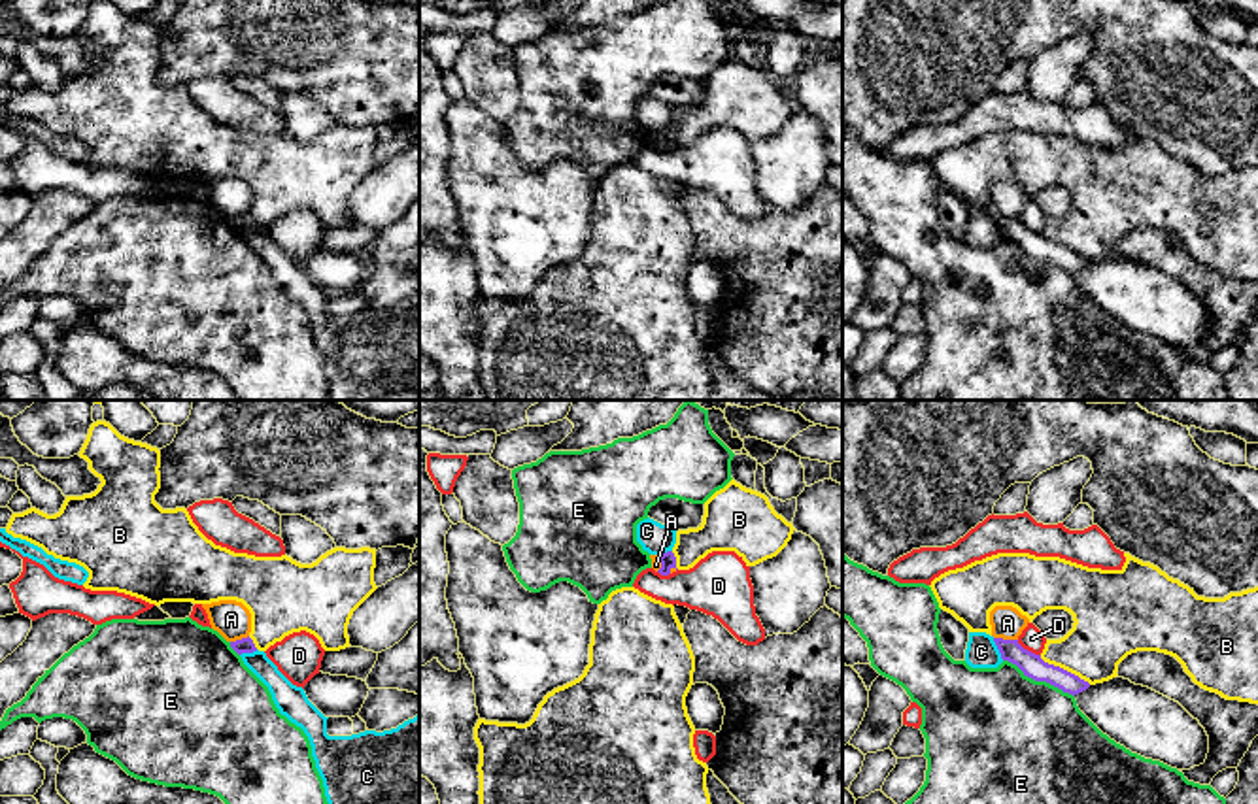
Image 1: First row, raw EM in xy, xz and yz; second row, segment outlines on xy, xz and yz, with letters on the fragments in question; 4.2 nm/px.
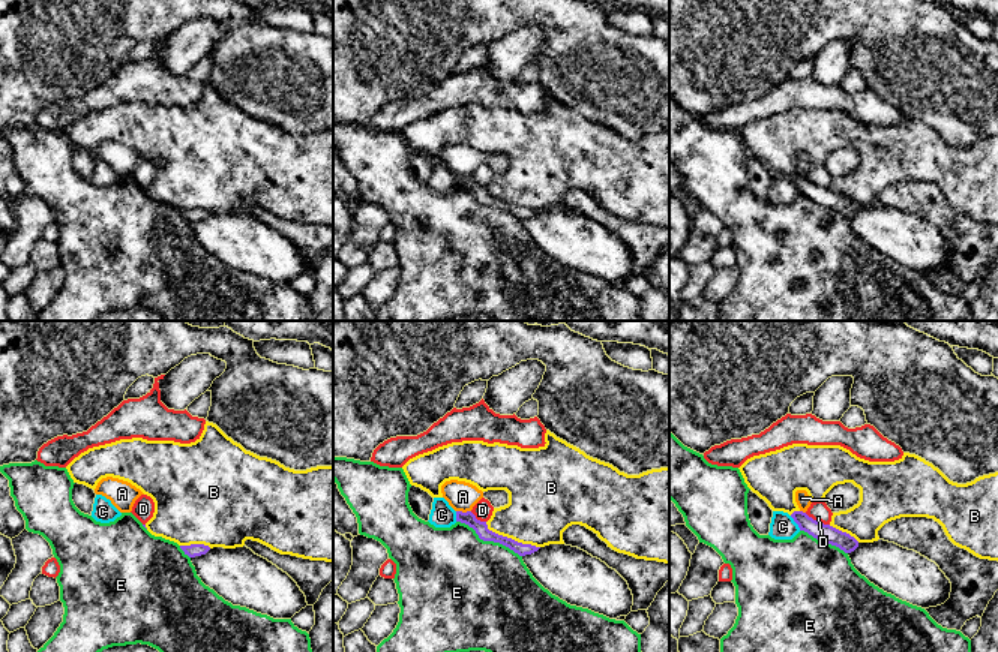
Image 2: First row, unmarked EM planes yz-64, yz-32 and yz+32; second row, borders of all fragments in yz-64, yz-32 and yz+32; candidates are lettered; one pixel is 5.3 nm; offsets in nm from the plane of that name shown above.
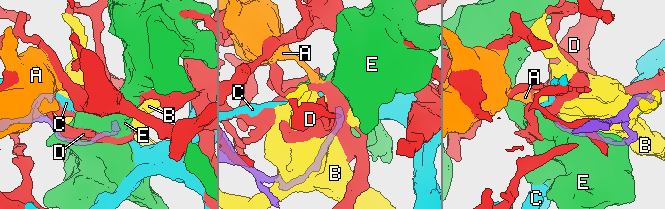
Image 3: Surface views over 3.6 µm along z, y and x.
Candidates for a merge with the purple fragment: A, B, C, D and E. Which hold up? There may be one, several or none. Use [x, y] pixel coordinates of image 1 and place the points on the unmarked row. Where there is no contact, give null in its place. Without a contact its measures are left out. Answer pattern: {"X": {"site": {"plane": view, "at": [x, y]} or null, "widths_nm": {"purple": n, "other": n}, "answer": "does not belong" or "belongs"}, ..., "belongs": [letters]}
{"A": {"site": {"plane": "yz", "at": [1005, 217]}, "widths_nm": {"purple": 100, "other": 140}, "answer": "does not belong"}, "B": {"site": {"plane": "yz", "at": [1066, 248]}, "widths_nm": {"purple": 100, "other": 280}, "answer": "does not belong"}, "C": {"site": {"plane": "yz", "at": [998, 225]}, "widths_nm": {"purple": 100, "other": 130}, "answer": "does not belong"}, "D": {"site": {"plane": "yz", "at": [1026, 227]}, "widths_nm": {"purple": 100, "other": 90}, "answer": "does not belong"}, "E": {"site": {"plane": "yz", "at": [1039, 257]}, "widths_nm": {"purple": 100, "other": 480}, "answer": "does not belong"}, "belongs": []}

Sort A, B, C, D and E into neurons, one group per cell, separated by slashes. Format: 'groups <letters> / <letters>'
groups A / B / C / D / E

